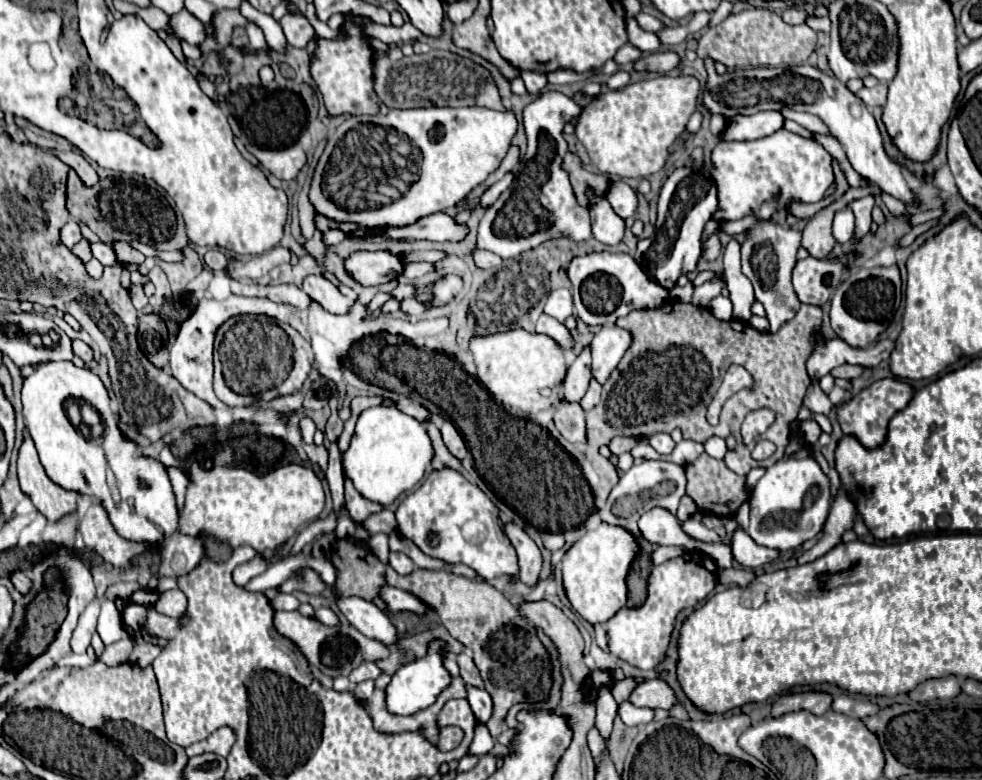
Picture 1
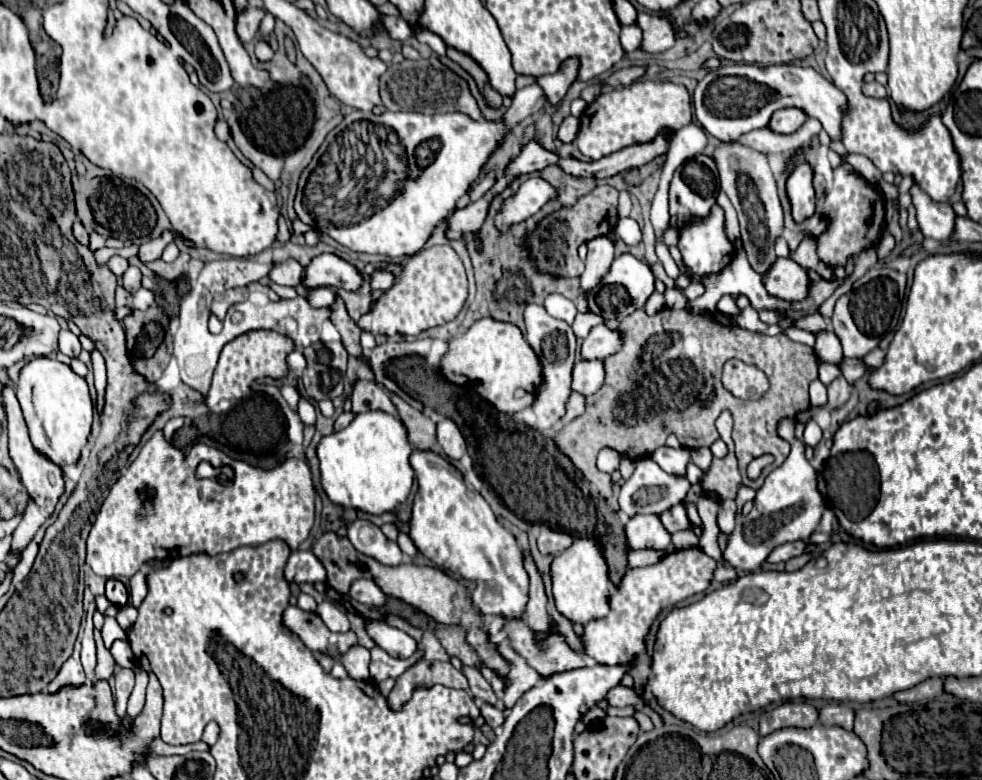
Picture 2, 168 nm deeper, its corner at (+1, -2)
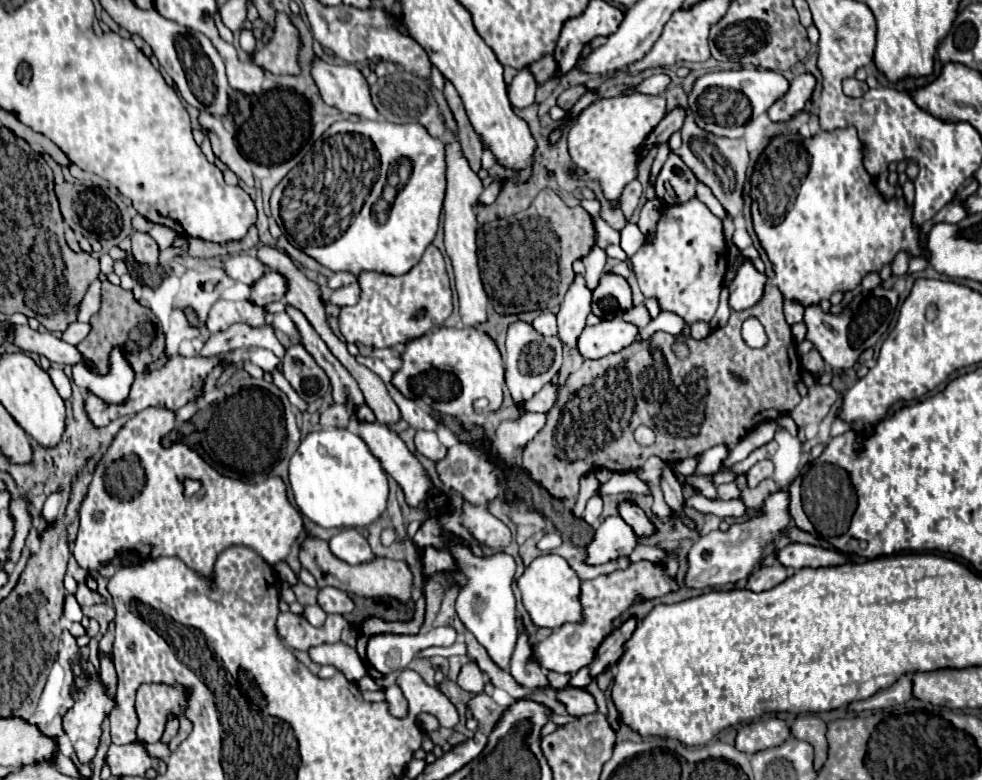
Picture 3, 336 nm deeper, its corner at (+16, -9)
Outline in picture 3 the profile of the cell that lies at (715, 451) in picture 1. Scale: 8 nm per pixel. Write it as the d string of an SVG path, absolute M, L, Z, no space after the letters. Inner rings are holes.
M714 446L706 452L702 452L698 456L698 466L694 470L694 476L710 476L710 474L718 474L722 460L728 456L728 448L726 446Z

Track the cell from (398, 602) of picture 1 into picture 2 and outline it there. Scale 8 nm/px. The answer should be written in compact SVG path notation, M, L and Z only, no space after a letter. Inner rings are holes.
M357 579L349 587L349 597L357 603L363 605L383 605L385 603L385 593L371 581L371 579Z

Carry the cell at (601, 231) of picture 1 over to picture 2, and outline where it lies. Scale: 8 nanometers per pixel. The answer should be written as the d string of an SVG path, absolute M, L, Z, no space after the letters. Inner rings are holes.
M595 237L593 241L587 243L589 253L587 253L587 261L585 261L585 271L581 275L581 289L579 289L579 297L577 297L577 311L581 313L589 313L589 305L587 305L587 295L591 289L595 289L599 285L599 279L603 279L603 275L607 275L611 261L613 261L613 243L605 237Z

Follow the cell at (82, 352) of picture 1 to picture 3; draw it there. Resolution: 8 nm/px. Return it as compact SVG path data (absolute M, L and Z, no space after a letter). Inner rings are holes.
M28 326L16 328L14 344L20 346L24 352L36 352L40 356L46 356L50 362L70 364L70 366L82 362L82 356L76 350L76 346L66 344L62 338L56 338L50 332L38 332Z

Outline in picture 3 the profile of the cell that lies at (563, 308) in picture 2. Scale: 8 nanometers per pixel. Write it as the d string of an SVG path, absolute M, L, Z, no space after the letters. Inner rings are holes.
M550 310L540 312L538 318L534 318L532 326L544 334L544 336L558 336L558 326L556 326L556 314L552 314Z

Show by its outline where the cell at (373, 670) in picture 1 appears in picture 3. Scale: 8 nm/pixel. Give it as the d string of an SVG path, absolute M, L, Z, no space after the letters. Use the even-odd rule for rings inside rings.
M342 642L316 646L316 648L308 650L308 654L316 664L334 666L338 672L342 672L346 676L348 682L354 682L354 684L368 674L364 662L360 660L360 656L356 652L356 648L350 648L350 646L342 644Z

